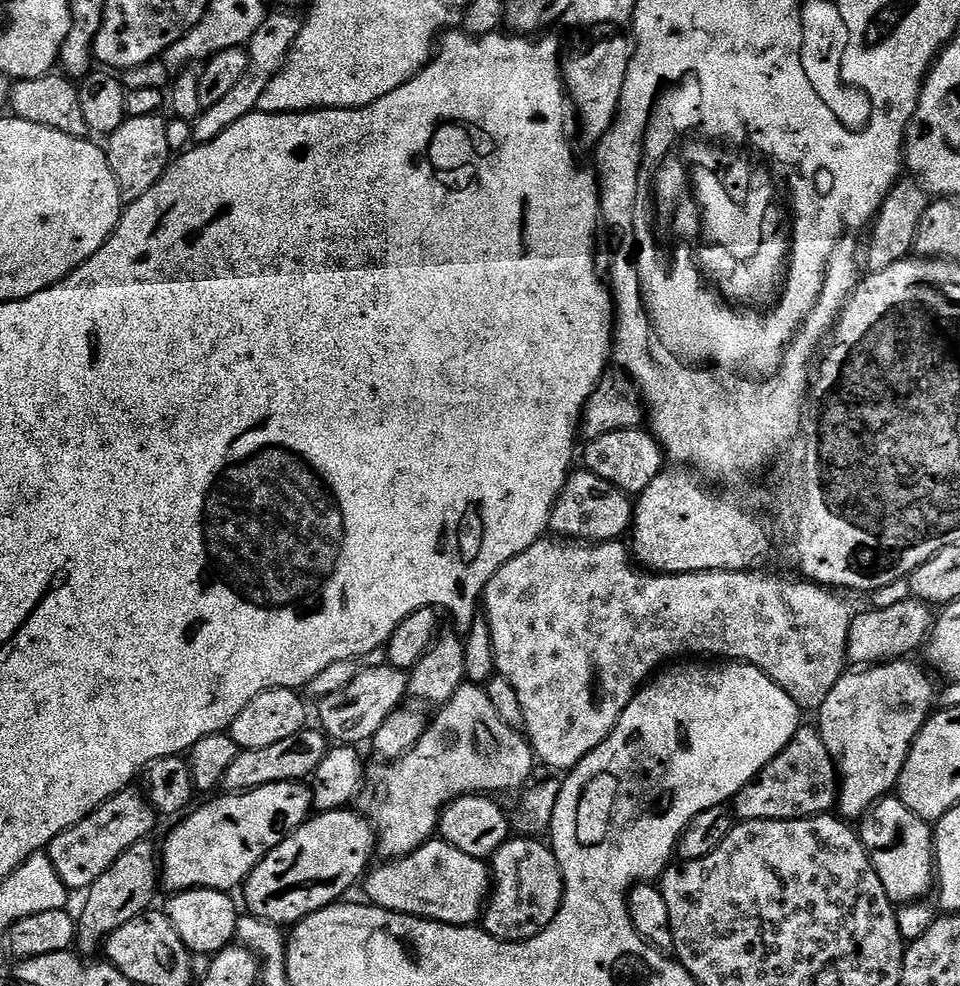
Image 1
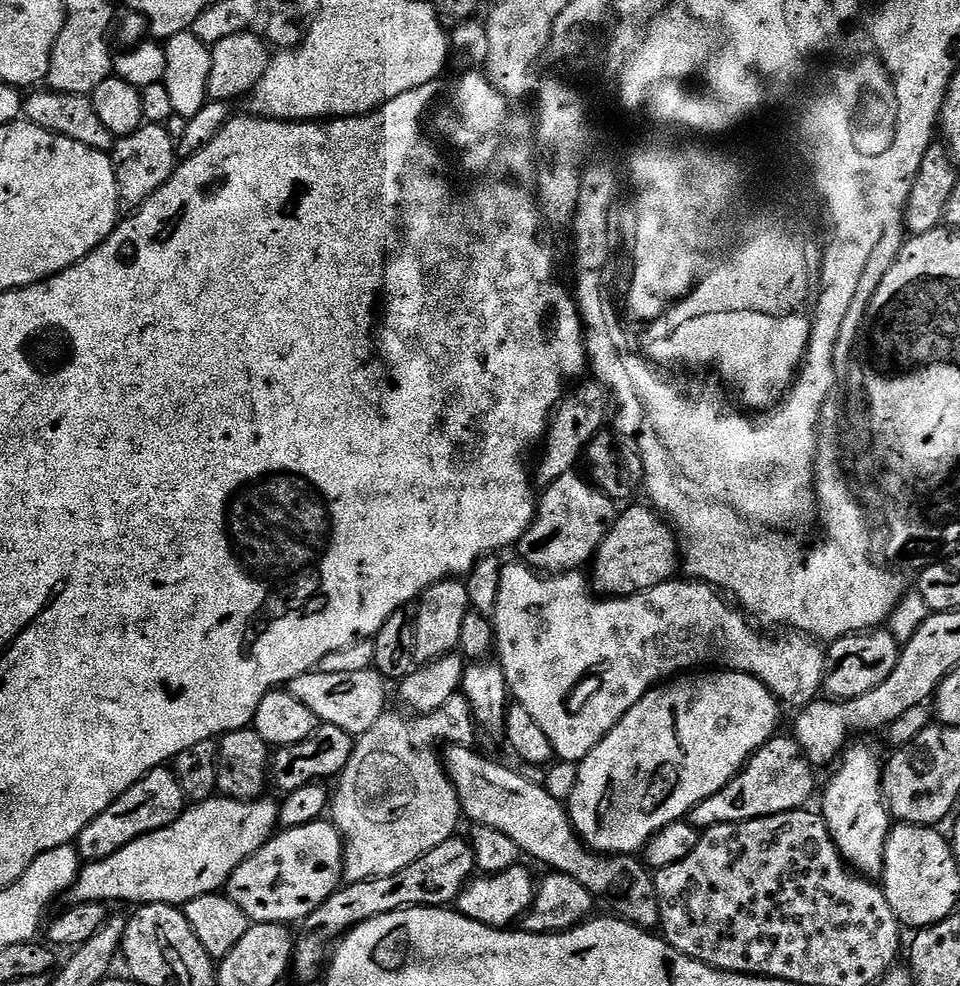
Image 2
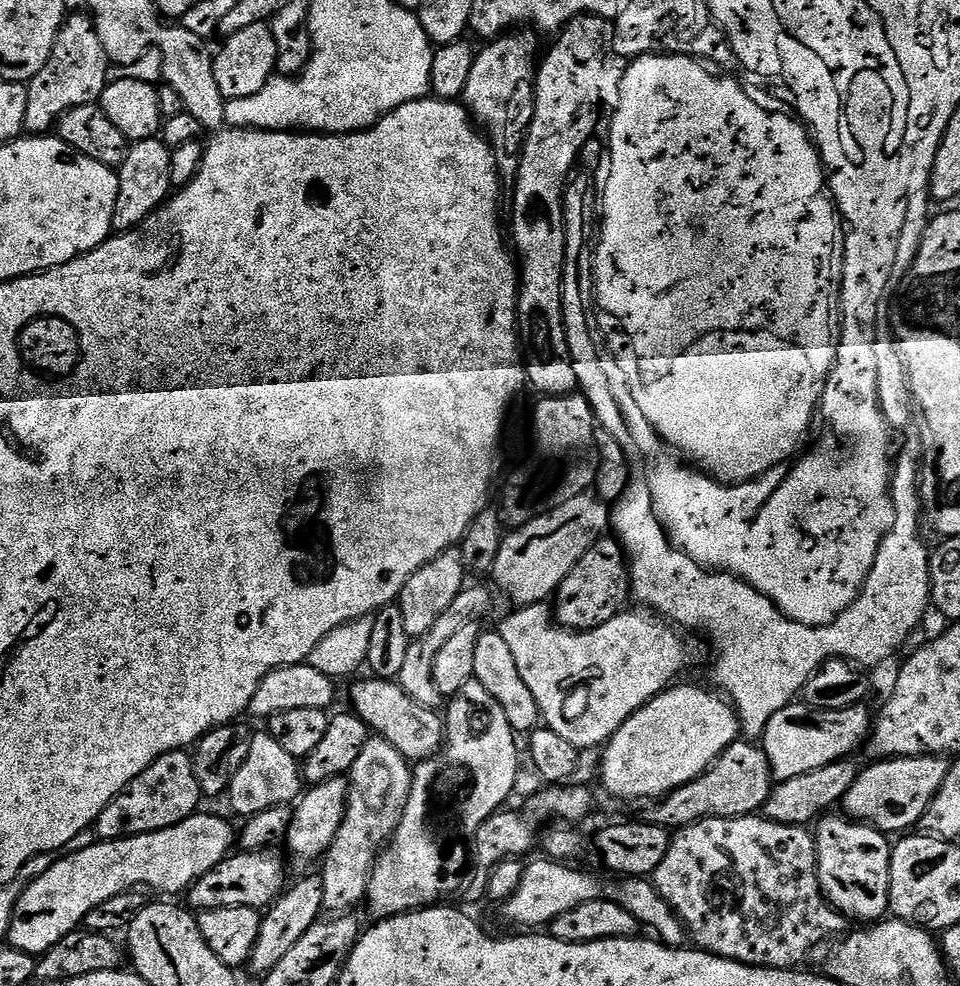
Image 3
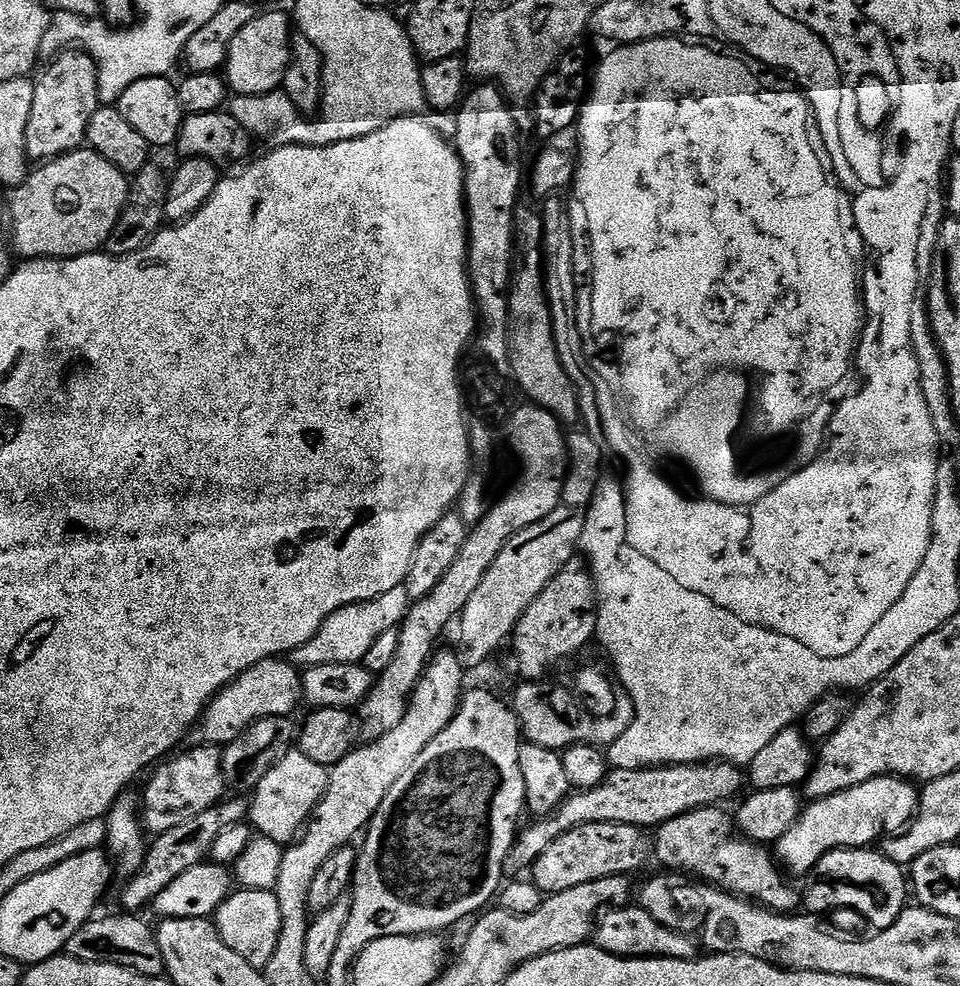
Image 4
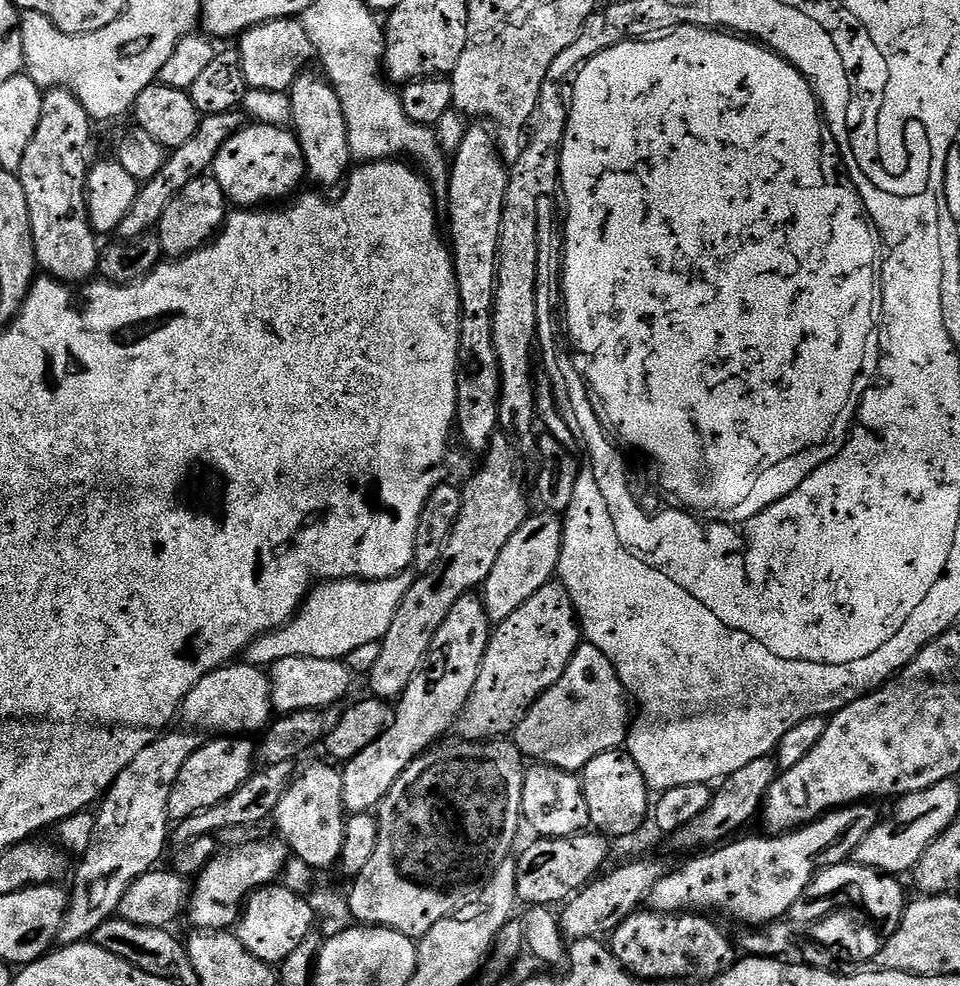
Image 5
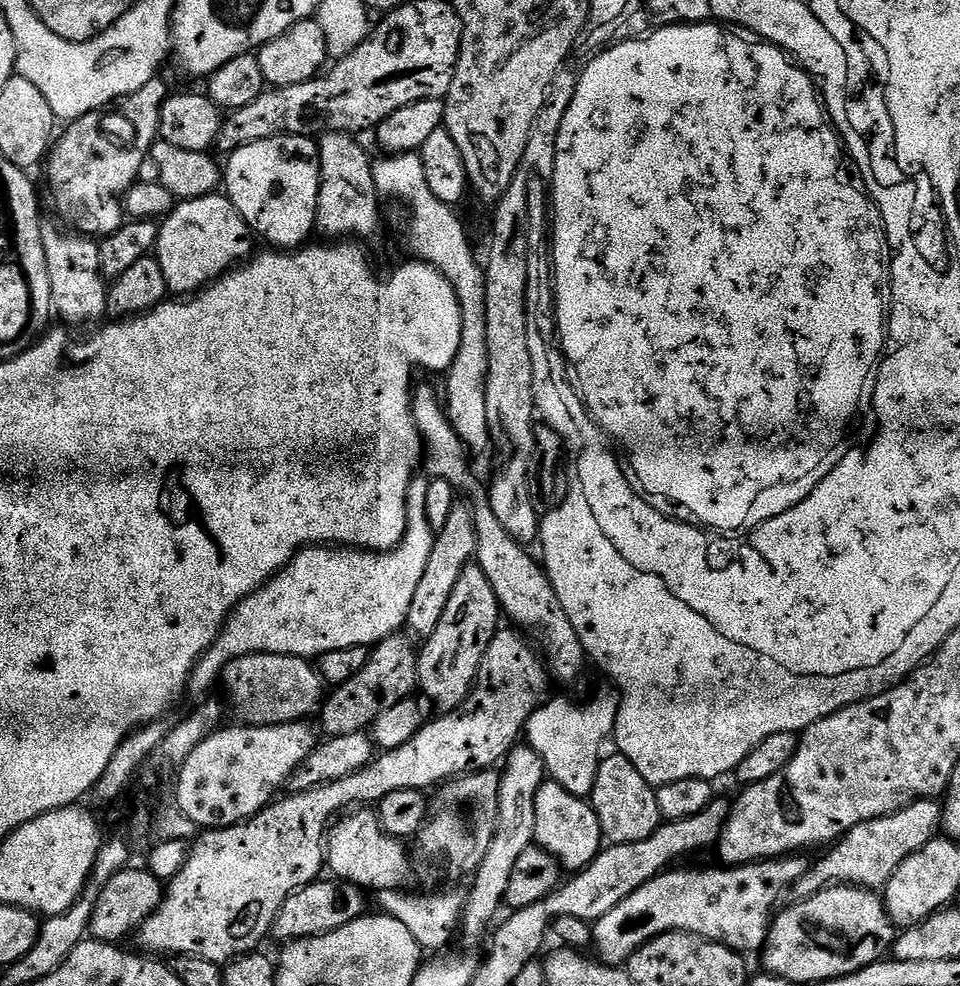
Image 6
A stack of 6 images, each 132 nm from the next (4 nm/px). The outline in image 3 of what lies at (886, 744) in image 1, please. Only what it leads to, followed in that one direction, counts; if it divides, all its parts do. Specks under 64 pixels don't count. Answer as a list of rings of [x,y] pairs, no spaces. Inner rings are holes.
[[[828,814],[815,825],[816,873],[824,897],[849,921],[880,922],[889,915],[893,845],[885,833],[847,815]]]

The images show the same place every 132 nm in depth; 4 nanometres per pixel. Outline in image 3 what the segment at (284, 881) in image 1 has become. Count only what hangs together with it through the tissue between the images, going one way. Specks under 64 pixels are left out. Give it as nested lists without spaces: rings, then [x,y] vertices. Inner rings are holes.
[[[237,851],[229,854],[210,874],[198,878],[186,893],[187,903],[193,909],[225,908],[226,906],[246,906],[257,910],[267,909],[276,903],[286,891],[284,884],[284,864],[271,851]]]

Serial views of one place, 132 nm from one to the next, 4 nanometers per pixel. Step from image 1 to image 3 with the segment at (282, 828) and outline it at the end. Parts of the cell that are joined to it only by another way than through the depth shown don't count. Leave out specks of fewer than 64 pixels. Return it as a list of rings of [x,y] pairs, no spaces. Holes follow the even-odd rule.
[[[204,811],[166,830],[127,836],[125,840],[100,840],[86,850],[53,859],[50,870],[27,881],[24,891],[15,897],[7,943],[39,958],[62,942],[66,934],[77,931],[94,906],[102,906],[118,894],[148,888],[169,892],[172,898],[179,892],[187,893],[195,880],[210,874],[234,848],[234,828],[232,832],[222,817]]]

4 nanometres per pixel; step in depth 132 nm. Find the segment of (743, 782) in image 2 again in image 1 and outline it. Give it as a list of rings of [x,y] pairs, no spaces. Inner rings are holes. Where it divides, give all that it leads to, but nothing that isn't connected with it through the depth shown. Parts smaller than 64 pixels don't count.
[[[802,726],[794,738],[773,760],[763,768],[754,780],[736,795],[734,816],[737,821],[745,820],[804,820],[808,816],[822,816],[831,813],[838,804],[838,777],[836,767],[815,727]]]

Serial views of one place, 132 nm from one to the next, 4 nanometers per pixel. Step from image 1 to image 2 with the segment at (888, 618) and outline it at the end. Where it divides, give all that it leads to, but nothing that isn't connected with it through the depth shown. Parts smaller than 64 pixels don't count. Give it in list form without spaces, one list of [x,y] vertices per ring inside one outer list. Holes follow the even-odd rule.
[[[884,626],[840,637],[829,643],[824,653],[823,695],[834,700],[853,700],[862,698],[862,694],[870,694],[870,690],[882,686],[882,682],[894,674],[901,647]]]

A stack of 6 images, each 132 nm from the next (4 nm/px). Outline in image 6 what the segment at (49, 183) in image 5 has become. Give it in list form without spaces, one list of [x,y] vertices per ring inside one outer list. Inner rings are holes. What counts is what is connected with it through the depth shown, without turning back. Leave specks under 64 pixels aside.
[[[54,225],[42,227],[42,246],[46,250],[46,274],[50,274],[52,310],[64,320],[100,320],[108,316],[109,281],[104,274],[100,246],[95,239],[75,231],[63,232]]]

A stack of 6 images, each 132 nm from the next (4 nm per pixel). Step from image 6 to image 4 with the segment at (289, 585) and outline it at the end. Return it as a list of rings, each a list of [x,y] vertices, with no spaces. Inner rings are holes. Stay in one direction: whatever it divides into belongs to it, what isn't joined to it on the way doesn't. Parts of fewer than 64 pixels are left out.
[[[388,592],[377,600],[367,600],[365,604],[351,604],[329,616],[327,622],[316,631],[316,637],[310,641],[310,649],[322,664],[359,664],[366,658],[366,650],[379,638],[385,630],[397,627],[404,619],[406,600],[403,595],[396,592]]]

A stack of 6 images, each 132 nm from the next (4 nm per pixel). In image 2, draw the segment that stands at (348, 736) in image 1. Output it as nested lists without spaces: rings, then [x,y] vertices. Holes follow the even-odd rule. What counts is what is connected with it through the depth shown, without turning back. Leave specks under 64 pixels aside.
[[[313,670],[291,680],[286,691],[314,713],[319,723],[338,726],[338,730],[346,730],[346,734],[357,738],[366,734],[386,711],[388,692],[384,687],[384,677],[375,670],[354,670],[354,674],[326,674]]]

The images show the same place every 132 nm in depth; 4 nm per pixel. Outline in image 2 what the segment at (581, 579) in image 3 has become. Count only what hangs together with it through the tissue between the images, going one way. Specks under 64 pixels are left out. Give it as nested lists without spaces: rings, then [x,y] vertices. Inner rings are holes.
[[[629,503],[625,507],[629,508],[617,515],[612,529],[600,543],[600,548],[591,561],[590,583],[601,597],[633,596],[635,592],[645,592],[654,586],[665,584],[677,575],[677,533],[667,523],[664,525],[660,521],[661,513],[655,507],[647,503],[636,503]]]

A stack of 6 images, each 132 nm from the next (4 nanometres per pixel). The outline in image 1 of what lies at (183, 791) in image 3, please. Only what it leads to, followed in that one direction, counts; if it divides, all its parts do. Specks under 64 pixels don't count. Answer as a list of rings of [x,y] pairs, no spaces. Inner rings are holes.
[[[125,790],[114,794],[86,818],[62,830],[62,834],[58,834],[48,844],[46,855],[58,878],[69,890],[91,888],[93,882],[102,878],[102,874],[106,874],[106,870],[121,854],[130,850],[130,846],[153,835],[151,832],[156,828],[158,813],[139,791],[132,791]]]

